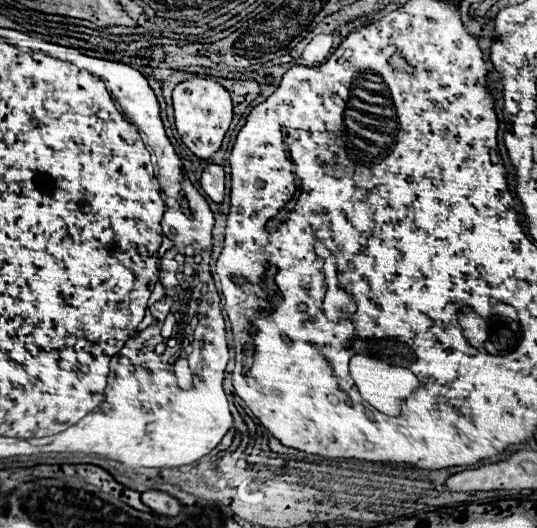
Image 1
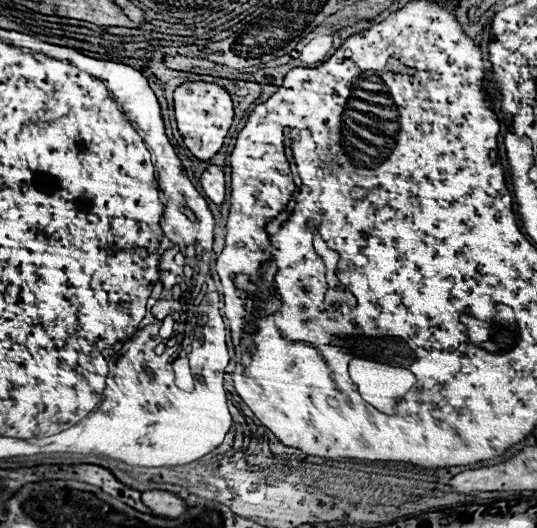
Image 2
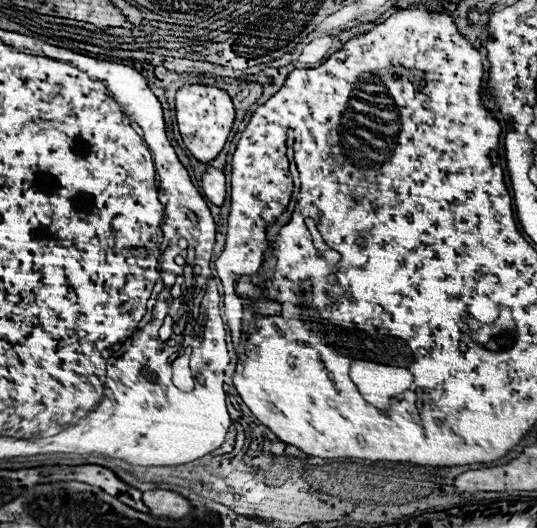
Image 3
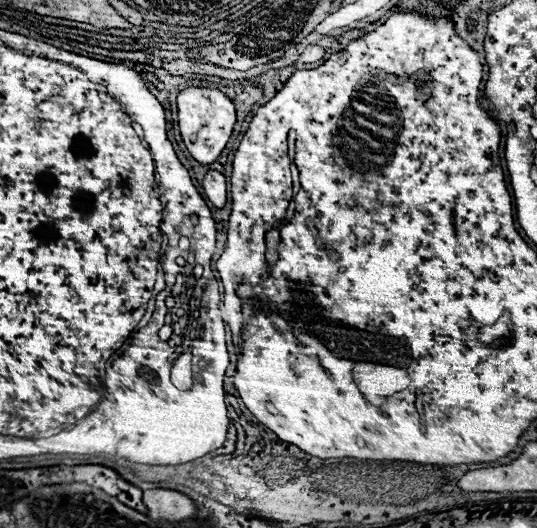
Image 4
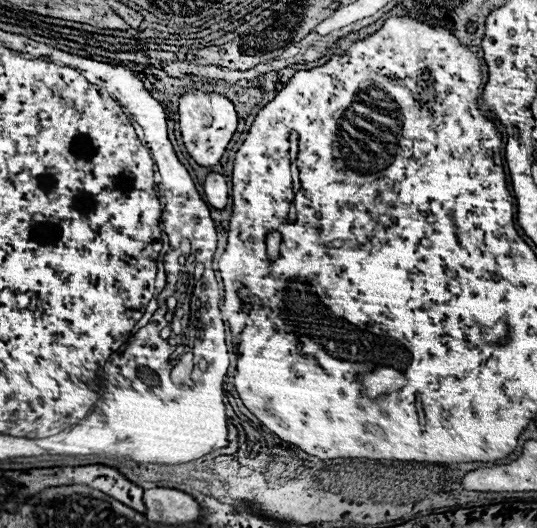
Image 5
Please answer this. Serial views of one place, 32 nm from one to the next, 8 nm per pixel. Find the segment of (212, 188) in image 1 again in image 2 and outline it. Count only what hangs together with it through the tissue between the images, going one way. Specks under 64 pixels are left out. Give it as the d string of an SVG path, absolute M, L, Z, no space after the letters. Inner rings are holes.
M208 166L206 172L200 178L200 184L206 192L206 196L214 202L214 204L222 204L224 196L226 196L226 180L224 180L224 172L220 166Z

